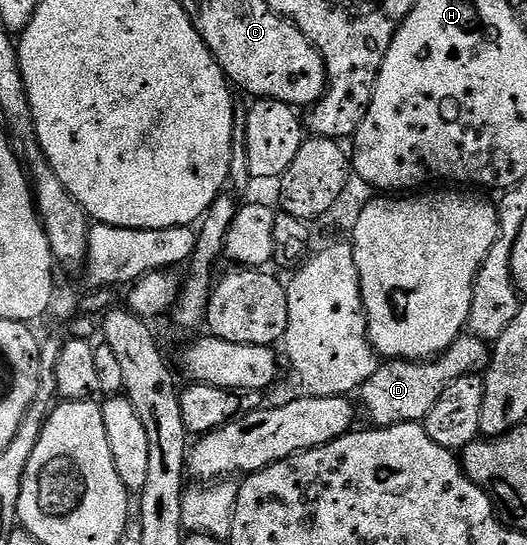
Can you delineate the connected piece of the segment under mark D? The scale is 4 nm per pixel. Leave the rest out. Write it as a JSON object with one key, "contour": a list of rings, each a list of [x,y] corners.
{"contour":[[[462,335],[455,339],[455,343],[451,343],[451,347],[447,347],[447,351],[428,361],[418,363],[386,360],[378,364],[374,374],[362,383],[359,390],[360,408],[364,416],[366,413],[373,420],[370,422],[377,427],[424,422],[431,407],[435,407],[439,395],[443,395],[443,391],[451,387],[455,379],[463,379],[484,370],[488,366],[490,356],[490,346],[480,337]]]}

